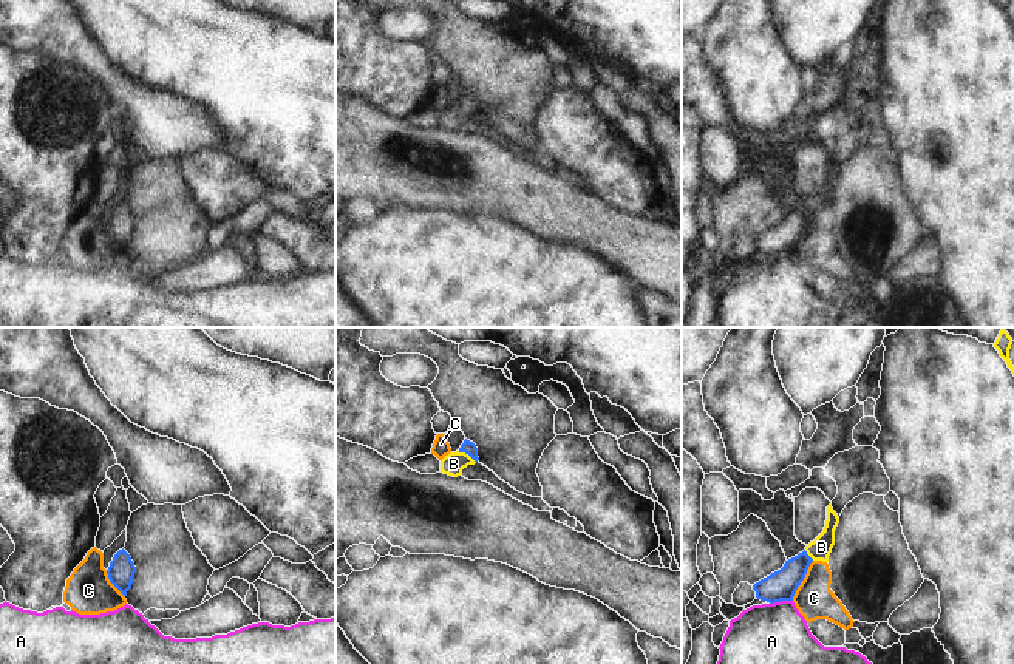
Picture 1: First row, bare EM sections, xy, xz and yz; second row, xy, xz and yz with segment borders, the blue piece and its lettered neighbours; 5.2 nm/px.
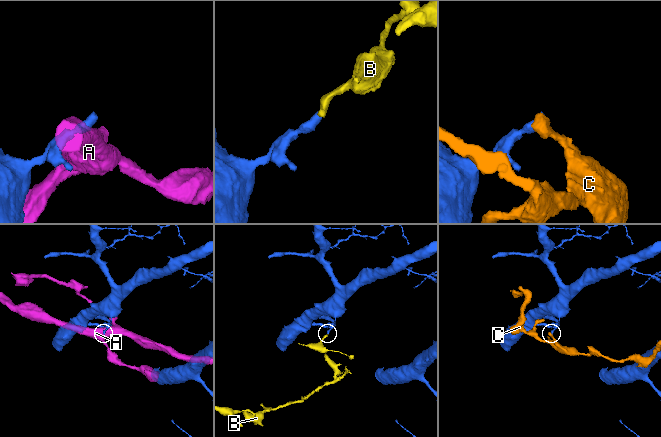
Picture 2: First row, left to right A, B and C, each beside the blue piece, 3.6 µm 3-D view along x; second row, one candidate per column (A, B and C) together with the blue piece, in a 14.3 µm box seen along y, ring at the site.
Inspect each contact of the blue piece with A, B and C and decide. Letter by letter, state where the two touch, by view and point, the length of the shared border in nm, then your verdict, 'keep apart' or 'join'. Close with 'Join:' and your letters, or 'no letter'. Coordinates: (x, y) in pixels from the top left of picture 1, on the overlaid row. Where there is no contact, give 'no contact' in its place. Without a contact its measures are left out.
A: yz (781, 599) | 120 nm | keep apart
B: xz (467, 453) | 110 nm | join
C: yz (803, 579) | 240 nm | keep apart
Join: B

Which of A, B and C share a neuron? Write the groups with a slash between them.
A / B / C

